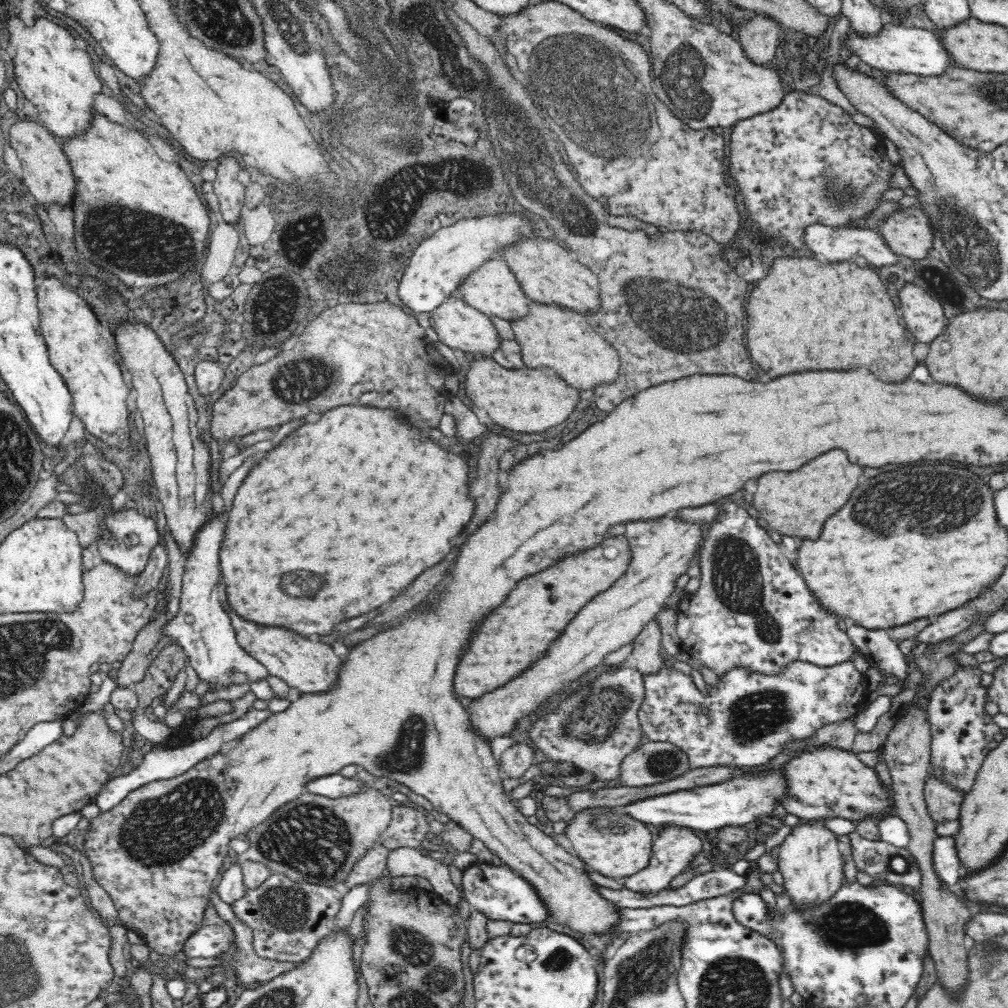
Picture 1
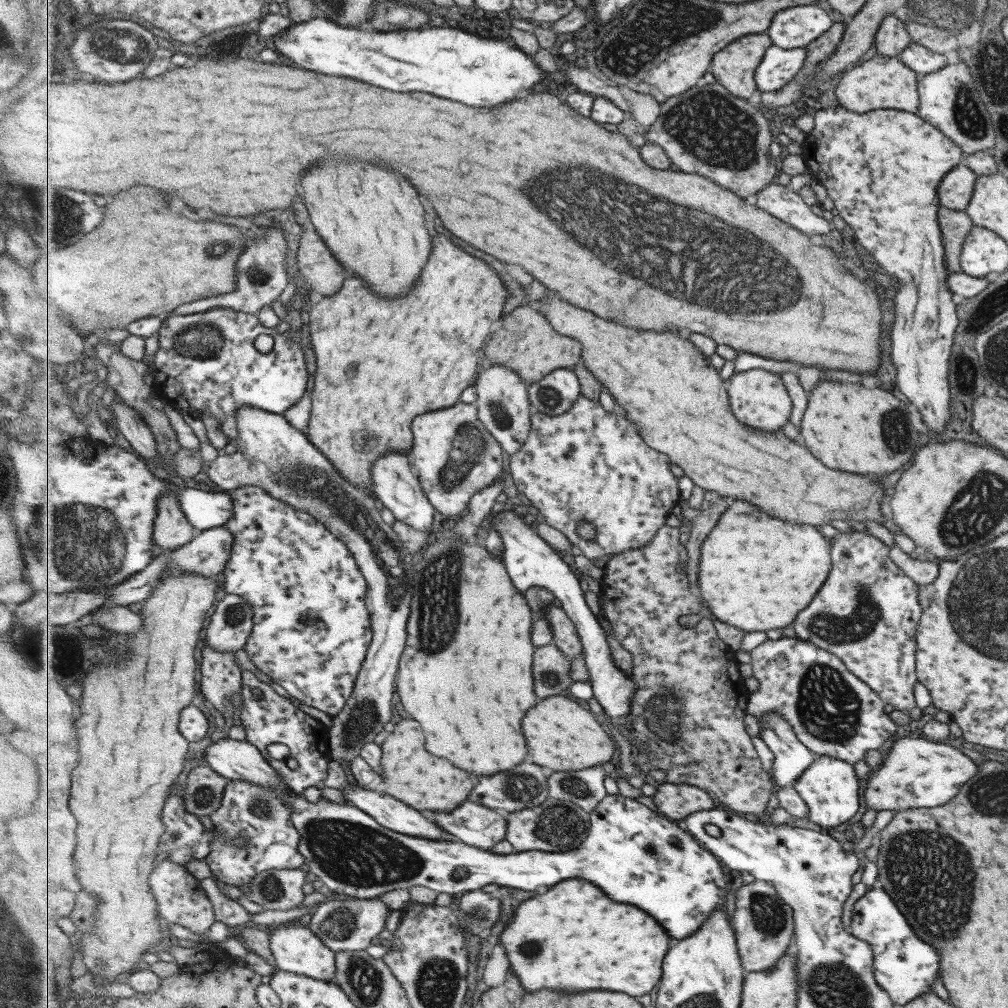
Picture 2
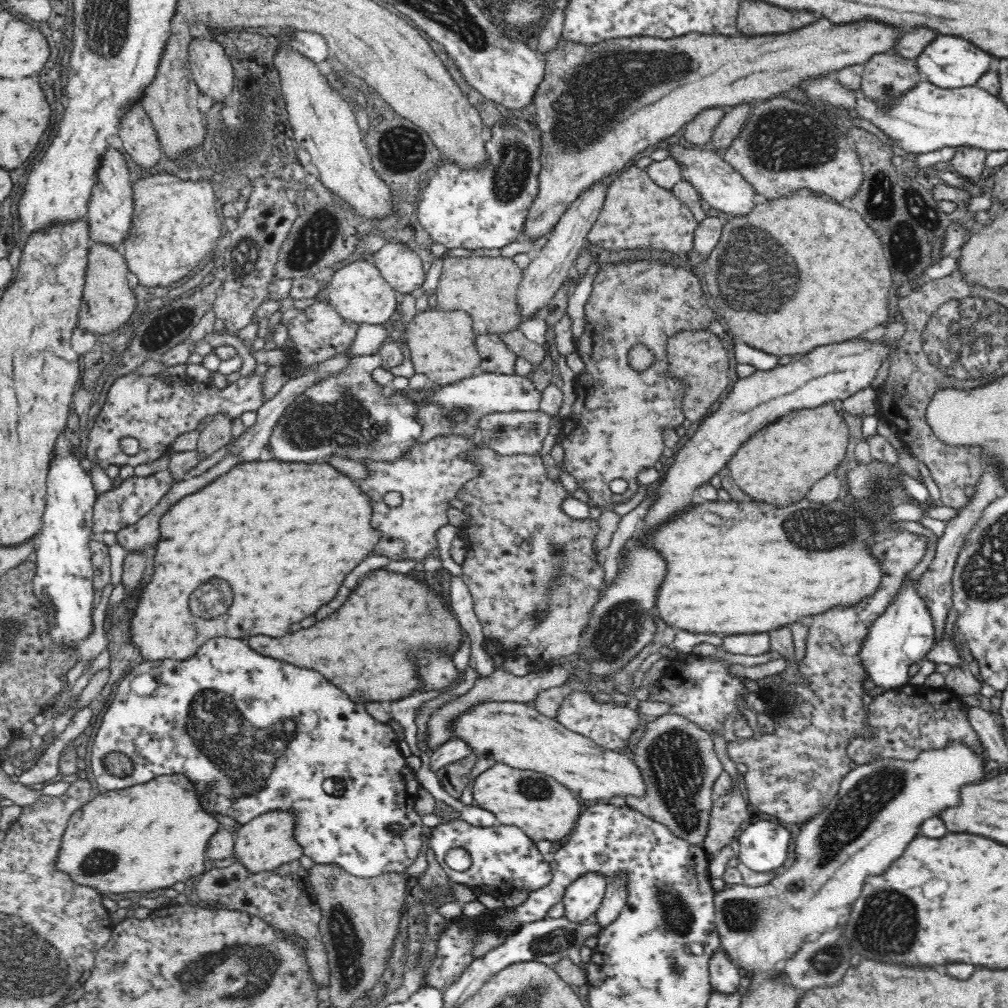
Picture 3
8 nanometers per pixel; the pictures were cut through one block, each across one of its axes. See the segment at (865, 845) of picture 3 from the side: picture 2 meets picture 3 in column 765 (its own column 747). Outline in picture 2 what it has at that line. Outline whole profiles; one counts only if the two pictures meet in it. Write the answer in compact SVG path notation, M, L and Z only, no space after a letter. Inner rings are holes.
M755 880L741 886L736 892L735 908L731 924L745 971L751 973L775 969L794 946L795 910L783 900L775 884L767 880Z

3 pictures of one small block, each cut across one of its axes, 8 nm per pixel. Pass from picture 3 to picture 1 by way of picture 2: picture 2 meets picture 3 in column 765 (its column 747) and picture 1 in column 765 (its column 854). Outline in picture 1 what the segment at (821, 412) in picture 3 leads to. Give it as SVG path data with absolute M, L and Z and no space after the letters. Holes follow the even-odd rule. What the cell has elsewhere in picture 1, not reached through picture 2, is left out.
M832 450L816 460L804 464L796 472L768 472L758 478L758 490L753 495L753 506L759 511L769 527L782 536L792 536L798 541L802 538L814 540L818 532L822 532L822 524L846 504L858 480L862 476L862 468L850 464L846 452Z

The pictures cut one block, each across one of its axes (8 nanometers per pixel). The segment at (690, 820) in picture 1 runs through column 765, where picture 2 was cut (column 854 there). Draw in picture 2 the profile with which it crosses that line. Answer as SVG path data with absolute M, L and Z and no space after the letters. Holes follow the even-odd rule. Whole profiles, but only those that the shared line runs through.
M814 756L813 762L805 768L803 776L796 780L794 787L805 800L805 818L817 826L839 826L845 820L849 820L849 816L855 816L855 812L859 810L857 778L853 776L853 768L843 760L829 756Z

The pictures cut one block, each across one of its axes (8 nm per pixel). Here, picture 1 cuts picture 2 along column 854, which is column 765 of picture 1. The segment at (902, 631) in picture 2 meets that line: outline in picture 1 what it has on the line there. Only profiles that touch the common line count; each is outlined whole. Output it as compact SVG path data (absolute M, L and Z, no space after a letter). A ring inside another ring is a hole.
M728 502L722 504L722 514L718 518L718 522L708 525L707 532L703 537L703 542L700 544L698 560L700 564L700 588L694 594L687 595L677 607L677 633L681 638L681 650L692 658L696 658L702 665L714 671L719 677L722 677L733 666L744 666L746 669L752 669L753 672L759 672L768 676L778 674L784 666L793 663L794 661L802 661L818 666L834 666L836 664L850 662L850 656L854 654L854 645L847 633L838 627L838 618L830 616L830 612L826 612L818 597L808 589L803 580L801 572L797 570L796 566L788 561L788 558L782 555L782 550L774 543L770 535L764 528L761 528L754 518L744 509L744 506L736 505Z

